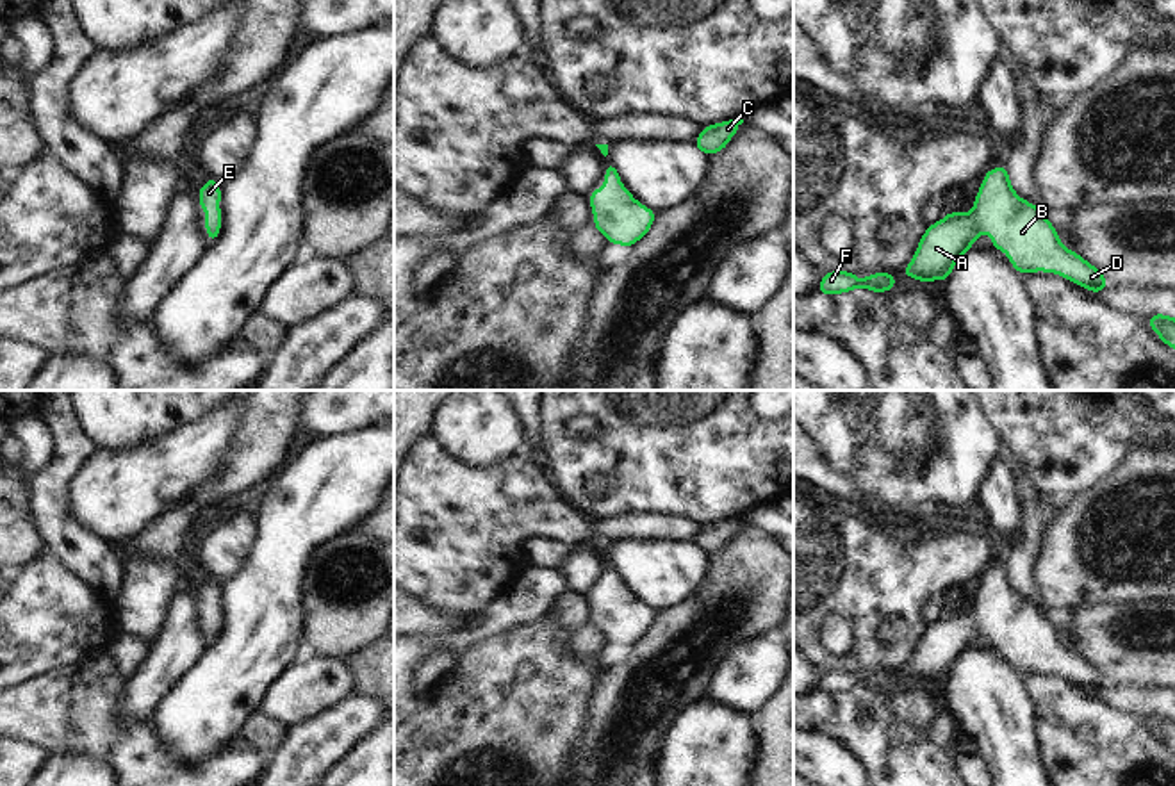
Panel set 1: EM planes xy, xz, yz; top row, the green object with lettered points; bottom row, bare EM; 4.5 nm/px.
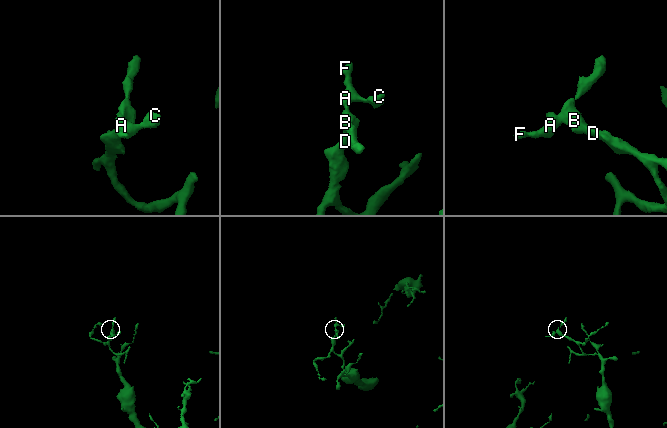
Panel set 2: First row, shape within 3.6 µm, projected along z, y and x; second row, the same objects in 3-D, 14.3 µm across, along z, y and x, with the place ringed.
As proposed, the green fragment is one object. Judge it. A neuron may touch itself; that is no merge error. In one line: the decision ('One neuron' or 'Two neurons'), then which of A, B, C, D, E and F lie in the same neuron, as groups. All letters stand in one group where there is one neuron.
One neuron. Groups: A B C D E F

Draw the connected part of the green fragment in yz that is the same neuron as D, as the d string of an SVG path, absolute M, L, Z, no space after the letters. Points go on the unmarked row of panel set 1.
M1007 565L986 570L972 611L947 611L945 618L925 627L902 674L924 683L949 679L957 658L986 631L991 633L993 647L1004 649L1020 674L1047 670L1091 692L1107 688L1102 670L1066 649L1045 613L1016 595Z

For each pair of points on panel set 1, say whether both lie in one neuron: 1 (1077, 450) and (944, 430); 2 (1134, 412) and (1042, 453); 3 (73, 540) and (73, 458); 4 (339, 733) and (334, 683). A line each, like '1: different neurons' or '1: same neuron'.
1: different neurons
2: same neuron
3: same neuron
4: different neurons

